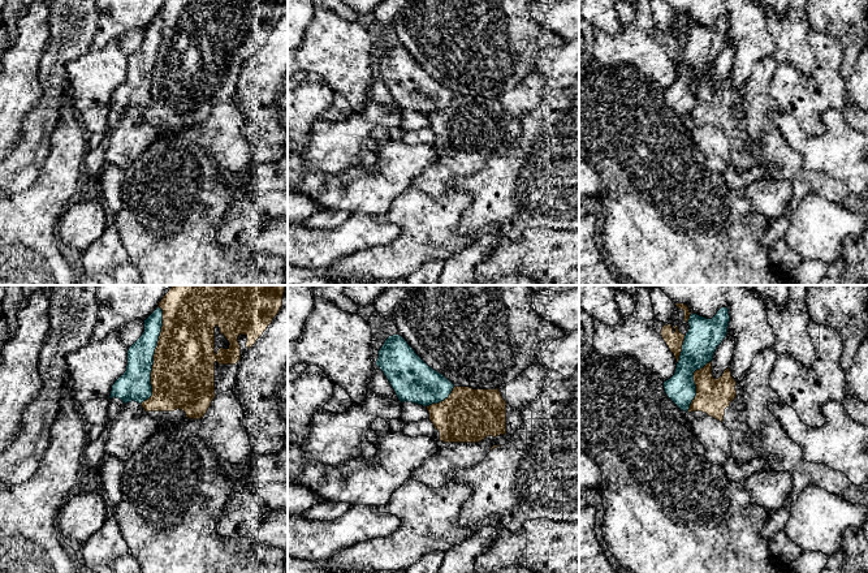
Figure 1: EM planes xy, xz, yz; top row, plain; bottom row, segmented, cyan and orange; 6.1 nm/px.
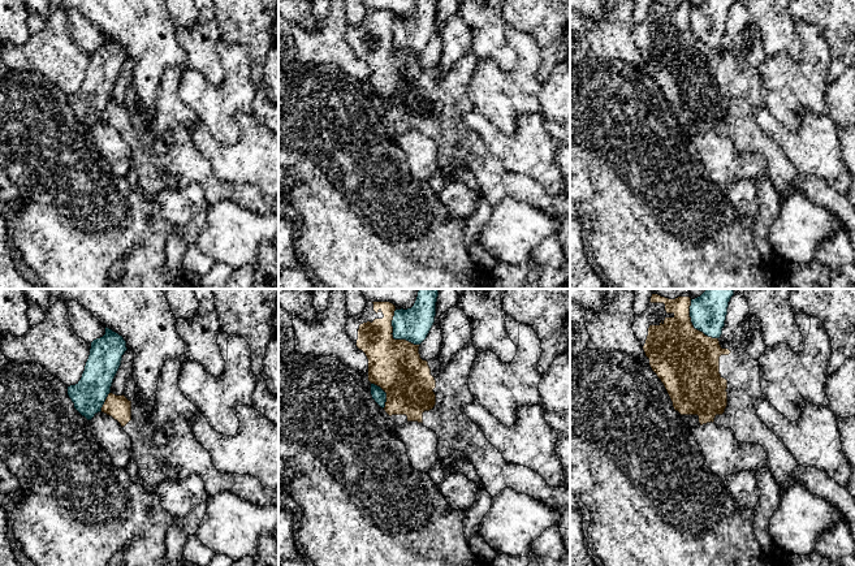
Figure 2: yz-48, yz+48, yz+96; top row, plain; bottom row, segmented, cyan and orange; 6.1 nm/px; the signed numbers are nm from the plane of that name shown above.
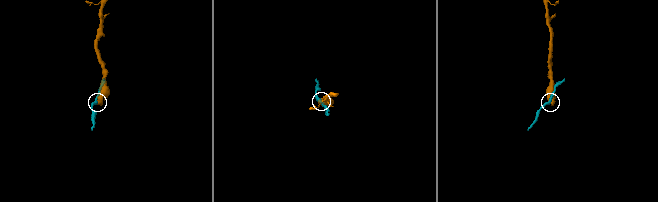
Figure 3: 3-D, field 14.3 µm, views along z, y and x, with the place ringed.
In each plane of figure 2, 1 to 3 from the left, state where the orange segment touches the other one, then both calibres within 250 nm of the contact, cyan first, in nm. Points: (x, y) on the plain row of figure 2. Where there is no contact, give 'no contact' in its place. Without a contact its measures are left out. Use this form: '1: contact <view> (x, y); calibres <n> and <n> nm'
1: contact yz-48 (104, 109); calibres 200 and 150 nm
2: contact yz+48 (393, 46); calibres 200 and 320 nm
3: contact yz+96 (692, 33); calibres 220 and 400 nm

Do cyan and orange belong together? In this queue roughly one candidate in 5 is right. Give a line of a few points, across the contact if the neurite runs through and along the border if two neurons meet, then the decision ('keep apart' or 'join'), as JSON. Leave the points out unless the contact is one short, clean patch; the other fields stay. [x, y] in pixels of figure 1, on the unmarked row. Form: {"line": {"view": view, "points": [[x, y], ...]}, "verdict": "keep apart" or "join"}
{"verdict": "keep apart"}

